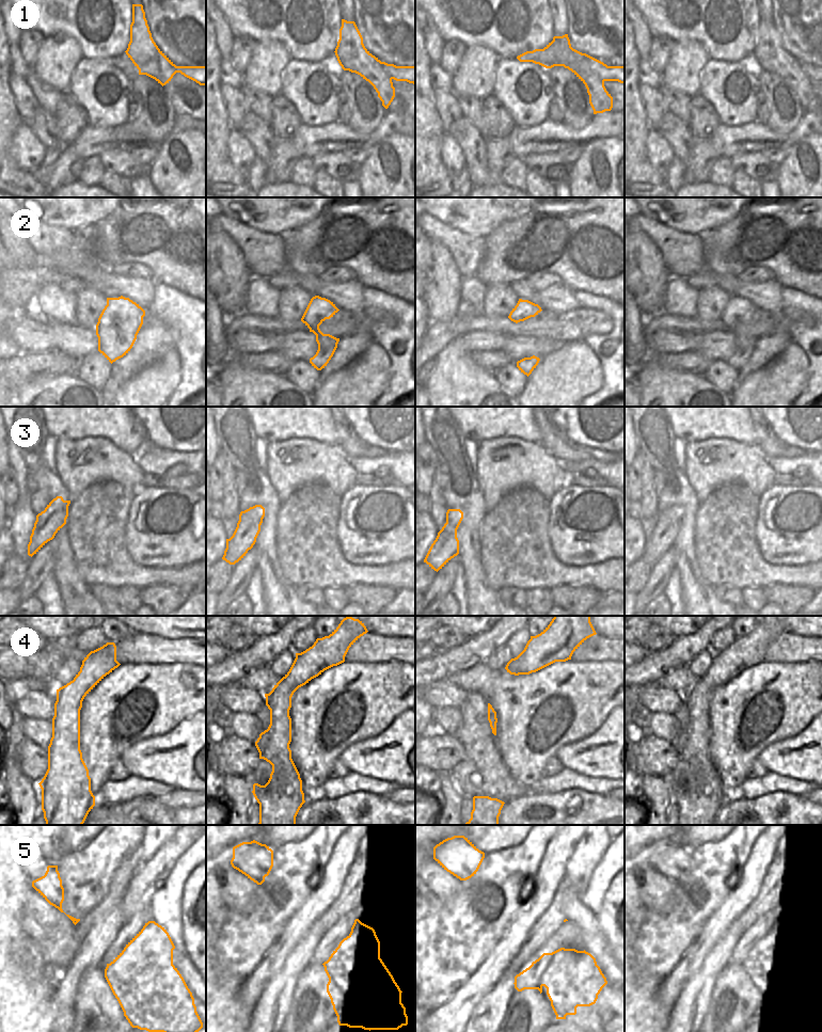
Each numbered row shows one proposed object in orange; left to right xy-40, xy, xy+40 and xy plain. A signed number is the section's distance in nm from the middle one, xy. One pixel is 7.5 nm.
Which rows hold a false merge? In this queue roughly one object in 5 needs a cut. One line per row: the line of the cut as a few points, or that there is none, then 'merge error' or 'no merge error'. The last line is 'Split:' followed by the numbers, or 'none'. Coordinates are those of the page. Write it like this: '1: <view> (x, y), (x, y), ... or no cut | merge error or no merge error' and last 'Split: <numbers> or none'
1: xy+40 (563, 65), (589, 69), (603, 81) | merge error
2: no cut | no merge error
3: no cut | no merge error
4: no cut | no merge error
5: xy+40 (547, 956), (550, 963), (550, 970), (538, 989) | merge error
Split: 1, 5

